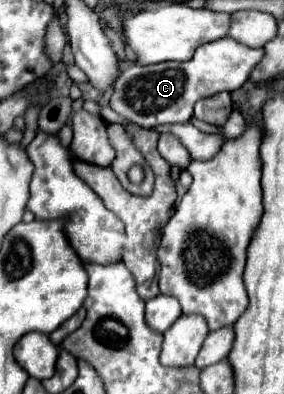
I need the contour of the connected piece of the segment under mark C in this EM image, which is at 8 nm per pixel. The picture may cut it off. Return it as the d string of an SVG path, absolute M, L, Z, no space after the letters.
M223 37L221 41L211 41L209 45L201 45L191 61L165 61L161 65L127 65L127 69L119 75L119 79L113 85L111 95L111 109L123 115L127 121L139 125L139 127L157 127L165 123L185 123L193 117L193 105L199 99L211 97L221 91L235 91L245 85L249 79L249 73L253 67L263 59L265 49L249 49L247 45L241 45L233 41L231 37Z

